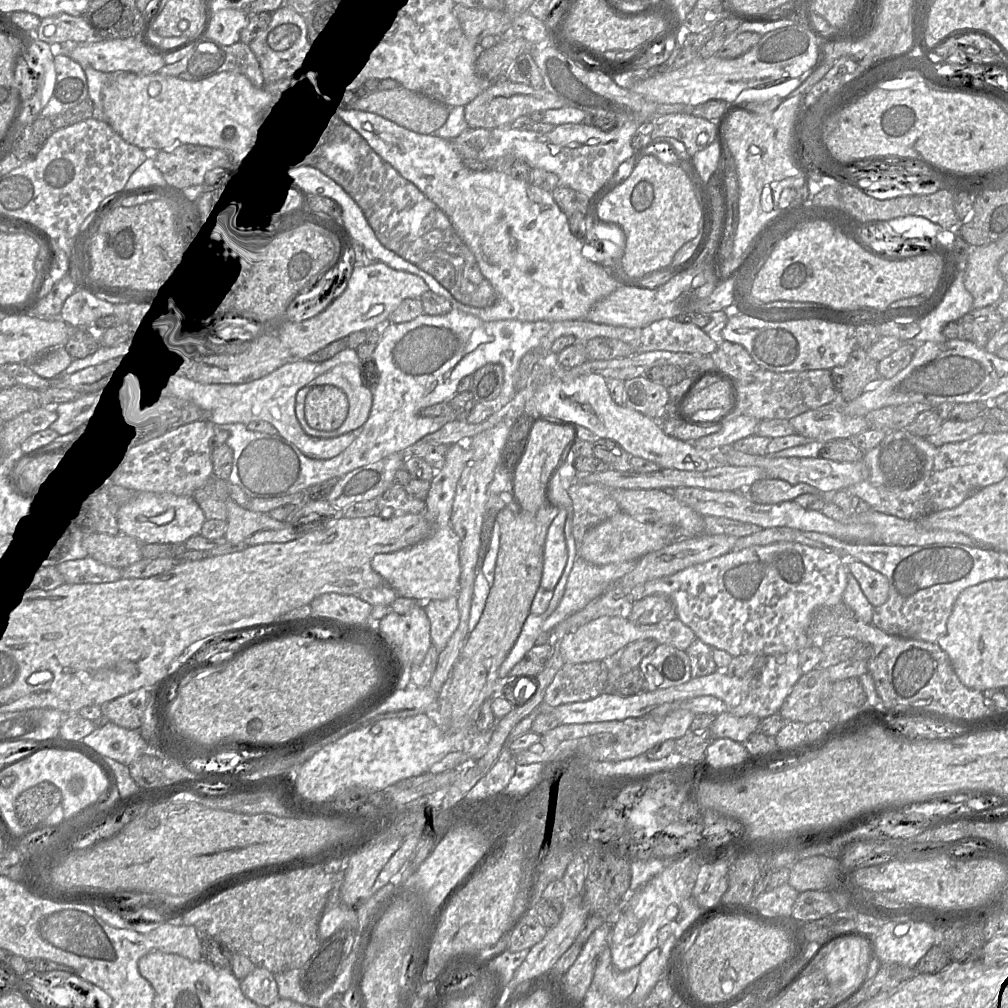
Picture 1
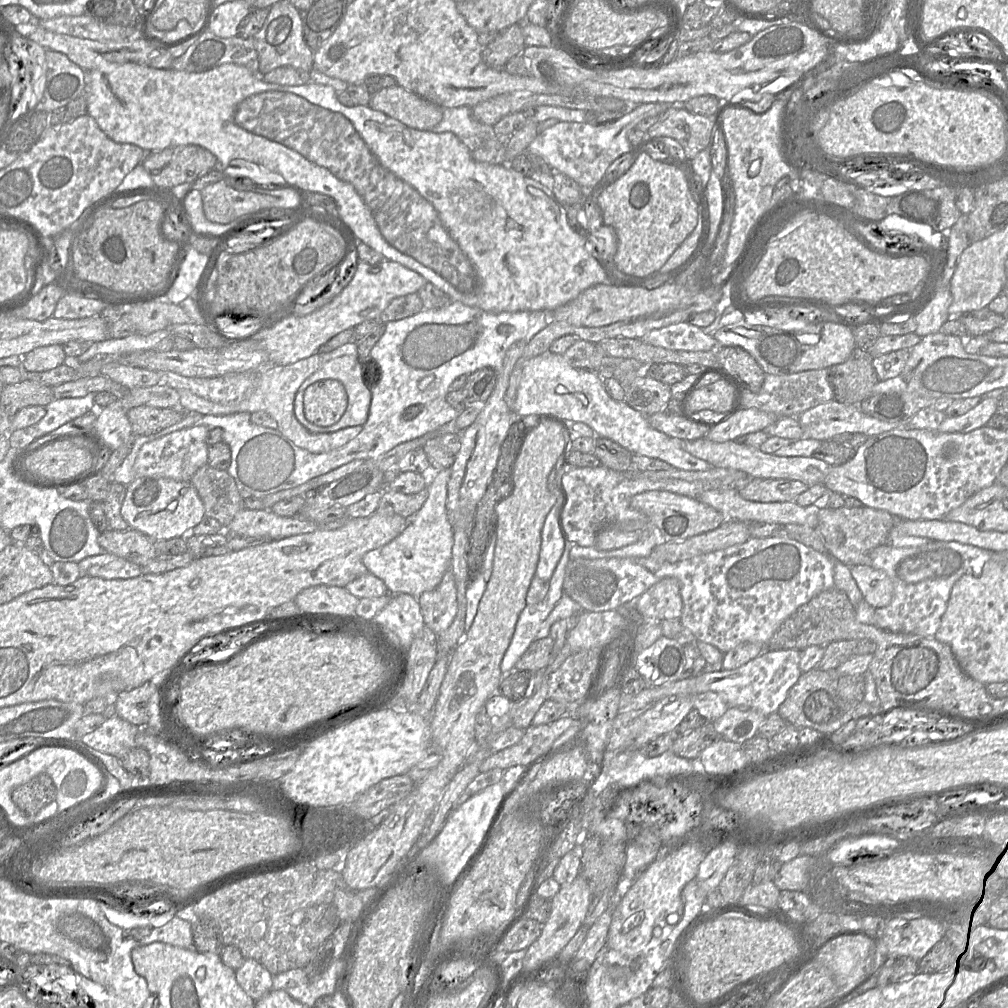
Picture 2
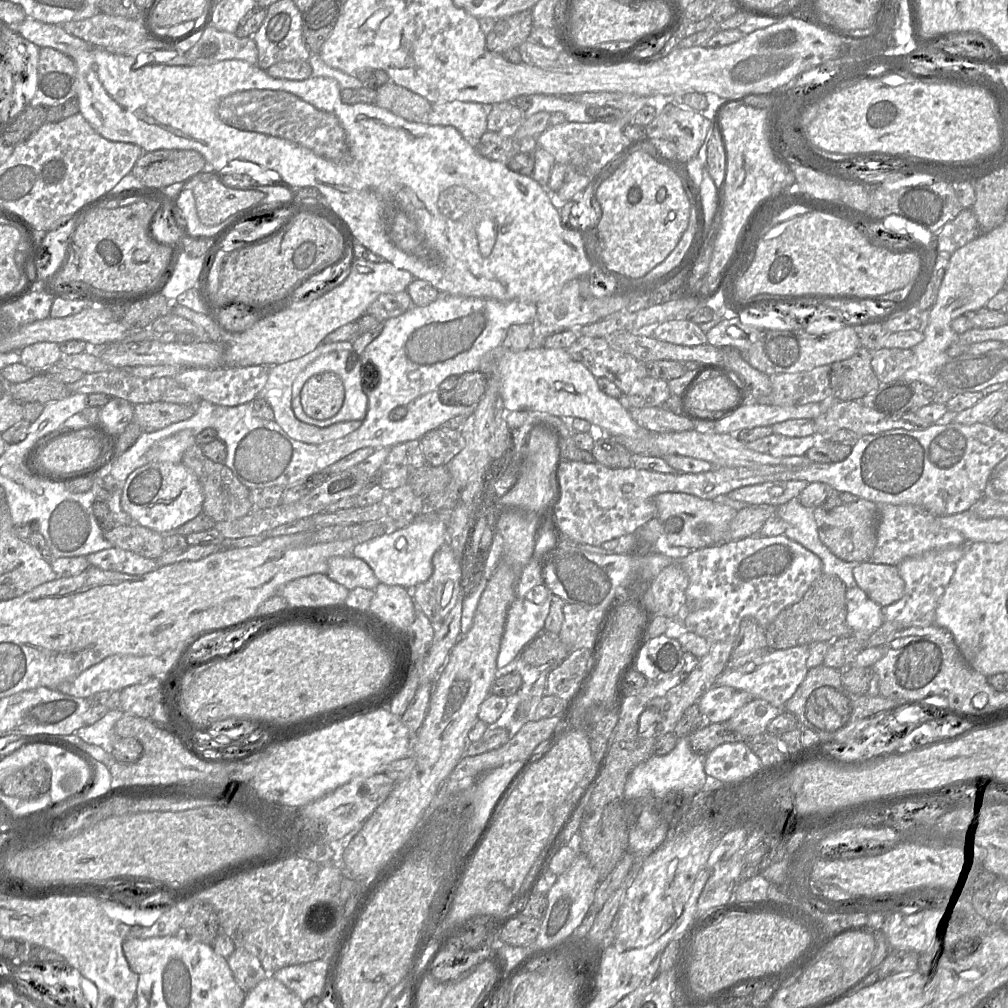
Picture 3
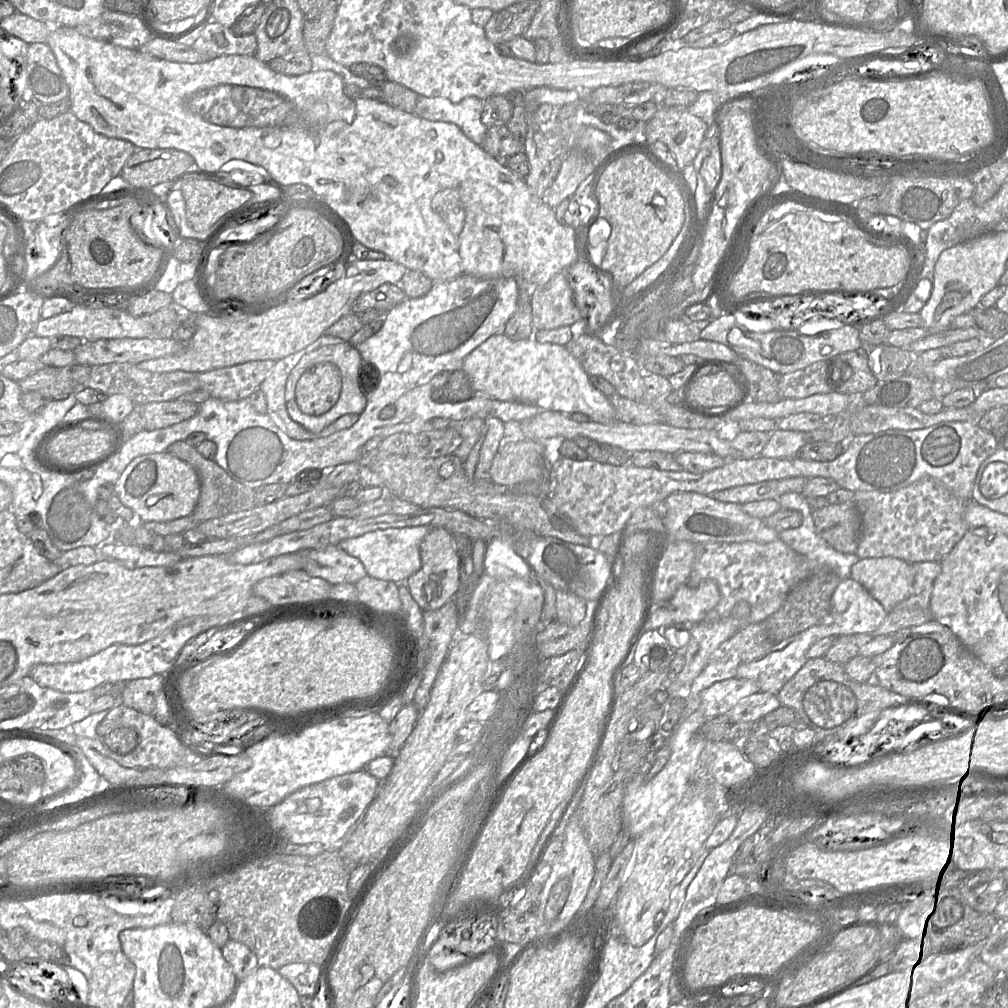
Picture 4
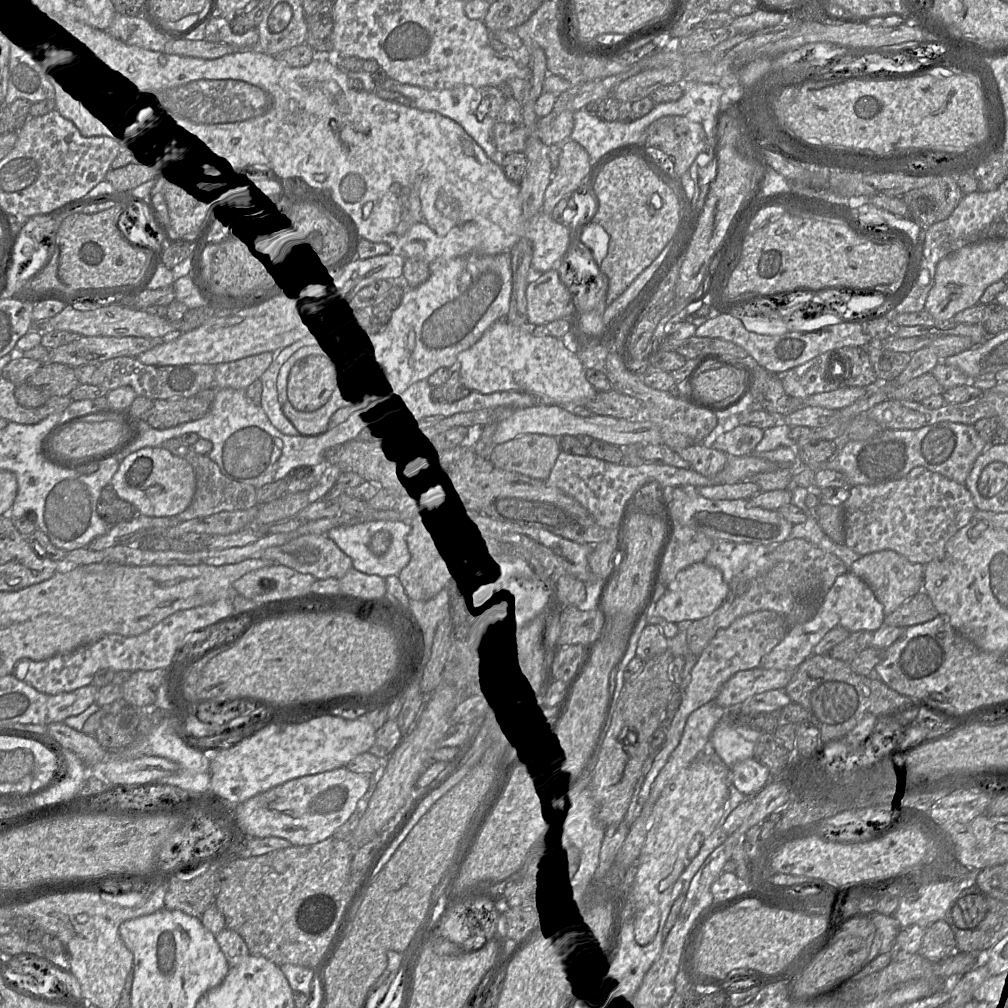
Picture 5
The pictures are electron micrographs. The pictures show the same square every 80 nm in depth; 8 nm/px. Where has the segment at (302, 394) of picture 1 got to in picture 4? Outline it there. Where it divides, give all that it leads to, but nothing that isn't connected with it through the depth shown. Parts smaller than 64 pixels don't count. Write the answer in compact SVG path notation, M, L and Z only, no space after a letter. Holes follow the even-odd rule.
M344 342L335 345L320 346L315 350L306 353L304 356L301 357L301 359L292 369L292 371L290 372L287 378L286 387L285 387L285 400L287 403L287 410L290 417L295 422L301 424L309 431L320 432L321 430L329 426L331 423L333 423L335 420L337 420L339 417L341 417L344 414L360 415L366 407L367 396L369 392L369 388L367 390L363 388L363 380L367 378L366 373L368 371L365 371L365 374L363 371L363 373L361 374L362 366L363 363L362 363L361 354L356 349L356 347L354 347L350 342ZM322 361L334 363L339 368L341 373L341 378L342 378L340 397L337 403L326 413L320 416L308 415L303 413L296 403L295 400L296 383L304 371L306 371L311 366Z

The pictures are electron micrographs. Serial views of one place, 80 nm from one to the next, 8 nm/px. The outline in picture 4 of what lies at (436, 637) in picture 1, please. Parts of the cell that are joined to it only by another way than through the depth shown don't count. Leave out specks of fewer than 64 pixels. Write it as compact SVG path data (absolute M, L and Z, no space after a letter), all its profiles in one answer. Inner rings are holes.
M432 527L420 544L420 569L405 585L422 611L436 610L453 599L459 588L460 556L453 534L442 527Z

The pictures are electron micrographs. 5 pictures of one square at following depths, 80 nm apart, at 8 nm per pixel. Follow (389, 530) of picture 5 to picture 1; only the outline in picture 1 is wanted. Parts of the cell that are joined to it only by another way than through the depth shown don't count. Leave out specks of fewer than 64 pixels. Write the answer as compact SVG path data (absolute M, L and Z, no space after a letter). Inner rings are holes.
M470 438L449 445L443 467L435 470L425 498L424 515L430 524L429 534L419 543L390 553L376 554L371 567L381 575L398 596L417 601L443 600L457 596L460 590L461 566L459 539L450 524L457 482L471 458Z

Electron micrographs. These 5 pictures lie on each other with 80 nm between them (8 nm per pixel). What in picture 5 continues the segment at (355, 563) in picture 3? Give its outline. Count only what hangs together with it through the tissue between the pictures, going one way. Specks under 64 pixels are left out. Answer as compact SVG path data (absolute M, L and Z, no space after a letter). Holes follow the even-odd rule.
M303 535L284 545L269 547L263 551L261 559L311 574L316 579L341 579L353 567L350 557L327 535Z

